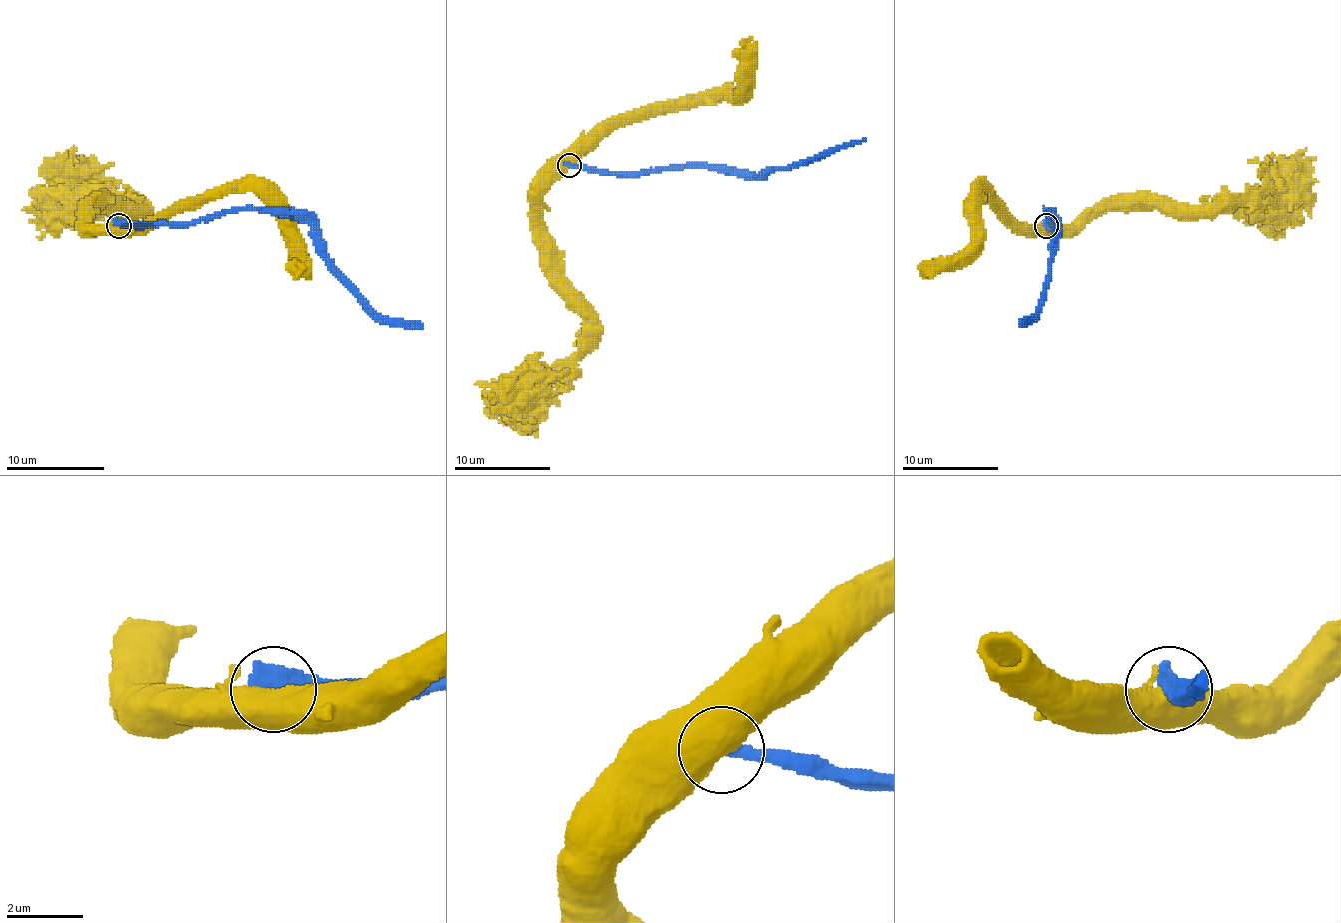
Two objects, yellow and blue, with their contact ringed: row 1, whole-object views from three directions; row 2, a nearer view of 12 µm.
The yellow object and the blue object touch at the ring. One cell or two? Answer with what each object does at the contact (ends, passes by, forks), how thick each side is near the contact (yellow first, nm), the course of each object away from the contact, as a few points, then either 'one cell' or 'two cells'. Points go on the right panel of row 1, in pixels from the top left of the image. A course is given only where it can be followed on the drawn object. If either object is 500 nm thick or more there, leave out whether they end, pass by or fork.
750/480 nm | yellow via (1046, 225), (1077, 225), (1099, 210), (1118, 208), (1231, 213), (1253, 203), (1301, 160) | blue via (1046, 225), (1053, 225), (1048, 210), (1055, 227), (1046, 297), (1019, 326) | two cells

